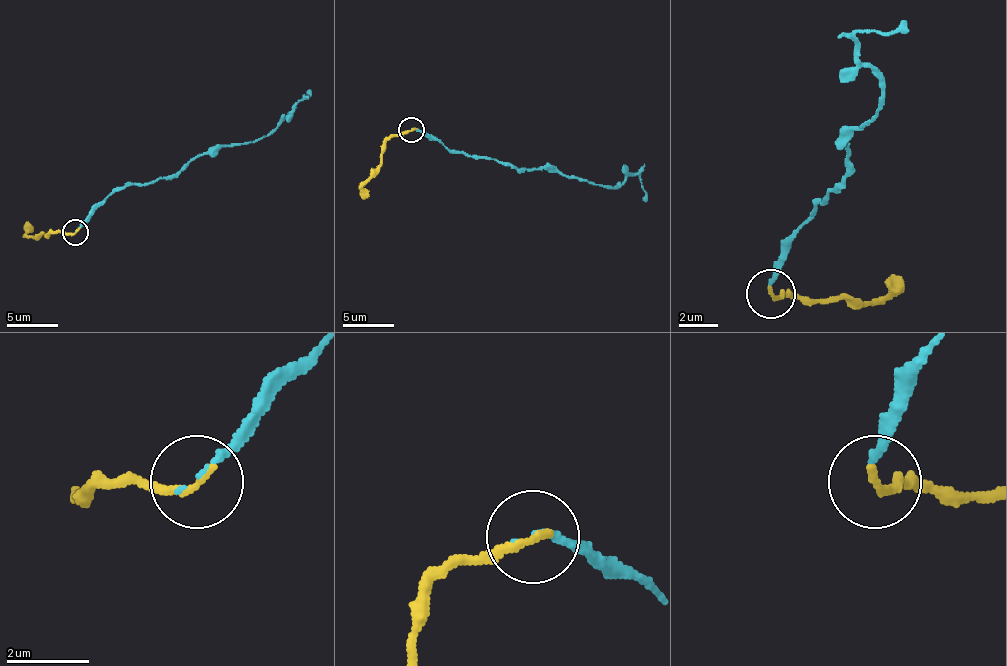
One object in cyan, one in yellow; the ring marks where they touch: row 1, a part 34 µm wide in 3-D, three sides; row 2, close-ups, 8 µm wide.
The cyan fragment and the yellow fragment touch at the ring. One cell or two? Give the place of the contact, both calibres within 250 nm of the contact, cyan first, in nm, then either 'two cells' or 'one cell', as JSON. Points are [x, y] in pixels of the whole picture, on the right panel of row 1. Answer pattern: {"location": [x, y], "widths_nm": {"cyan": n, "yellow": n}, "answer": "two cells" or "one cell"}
{"location": [771, 294], "widths_nm": {"cyan": 140, "yellow": 240}, "answer": "two cells"}

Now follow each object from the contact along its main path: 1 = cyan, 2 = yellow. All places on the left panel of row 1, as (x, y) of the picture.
1: (74, 230), (110, 194), (131, 184), (174, 176), (195, 158), (223, 145), (264, 138), (310, 89)
2: (74, 232), (28, 235), (26, 222)

